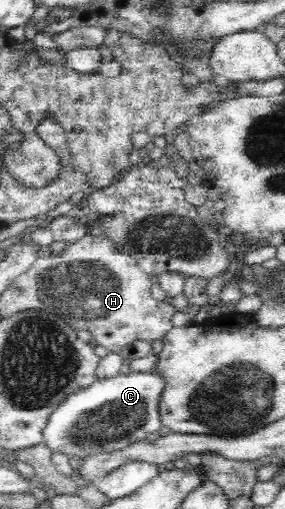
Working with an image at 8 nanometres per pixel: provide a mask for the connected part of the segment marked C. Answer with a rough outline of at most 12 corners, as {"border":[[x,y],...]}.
{"border":[[120,372],[67,396],[44,429],[83,460],[162,427],[165,377]]}

